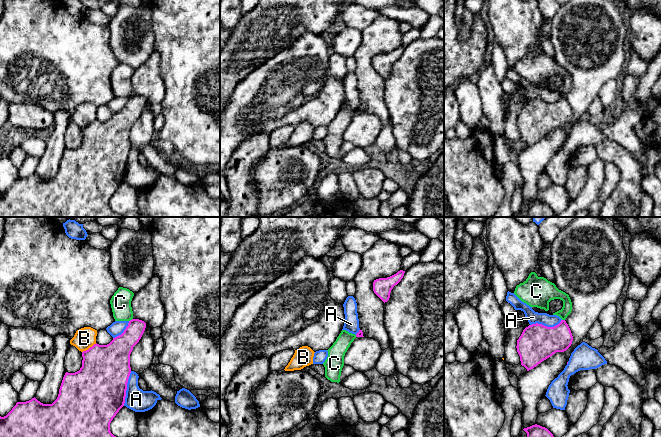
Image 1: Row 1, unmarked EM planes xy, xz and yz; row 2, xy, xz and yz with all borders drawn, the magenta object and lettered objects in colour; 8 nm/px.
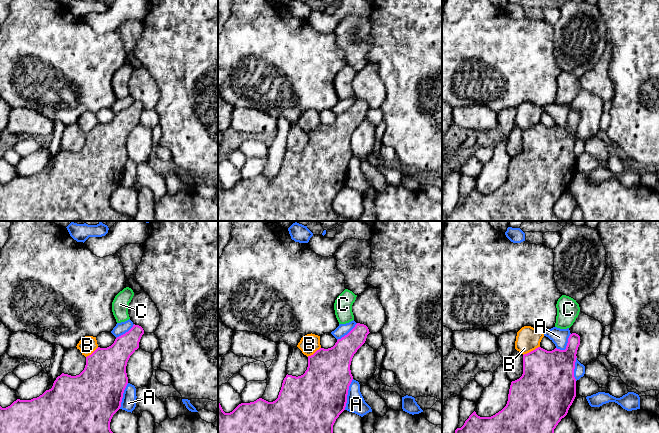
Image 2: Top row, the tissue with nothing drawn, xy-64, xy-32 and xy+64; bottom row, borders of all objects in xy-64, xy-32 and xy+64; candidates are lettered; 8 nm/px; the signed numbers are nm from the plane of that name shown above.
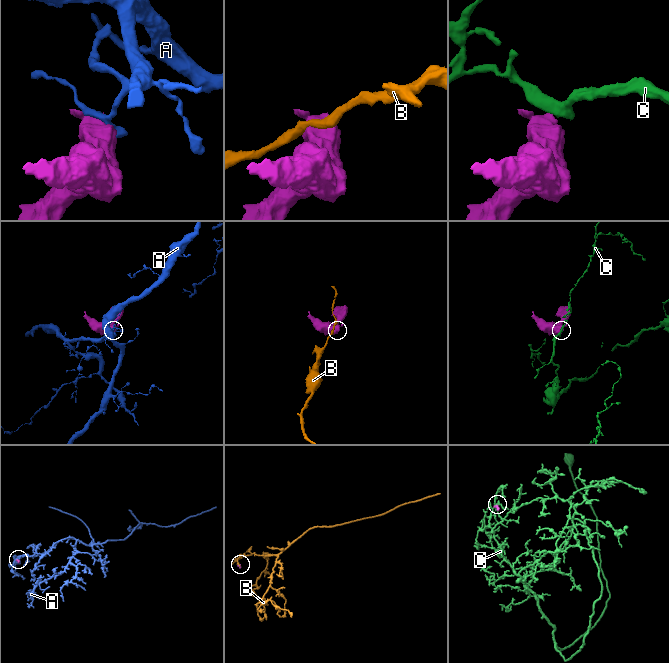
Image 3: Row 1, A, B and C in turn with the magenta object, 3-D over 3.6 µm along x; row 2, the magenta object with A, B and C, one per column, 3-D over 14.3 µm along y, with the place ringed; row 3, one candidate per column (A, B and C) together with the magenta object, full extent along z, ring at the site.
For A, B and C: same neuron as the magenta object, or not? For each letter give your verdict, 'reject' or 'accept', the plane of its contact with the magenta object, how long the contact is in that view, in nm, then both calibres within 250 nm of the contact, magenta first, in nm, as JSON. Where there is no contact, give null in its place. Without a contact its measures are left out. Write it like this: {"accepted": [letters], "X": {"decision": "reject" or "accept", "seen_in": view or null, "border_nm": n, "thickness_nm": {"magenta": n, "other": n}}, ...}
{"accepted": [], "A": {"decision": "reject", "seen_in": "xy", "border_nm": 280, "thickness_nm": {"magenta": 460, "other": 180}}, "B": {"decision": "reject", "seen_in": "xy", "border_nm": 140, "thickness_nm": {"magenta": 380, "other": 170}}, "C": {"decision": "reject", "seen_in": "xy", "border_nm": 40, "thickness_nm": {"magenta": 190, "other": 160}}}

